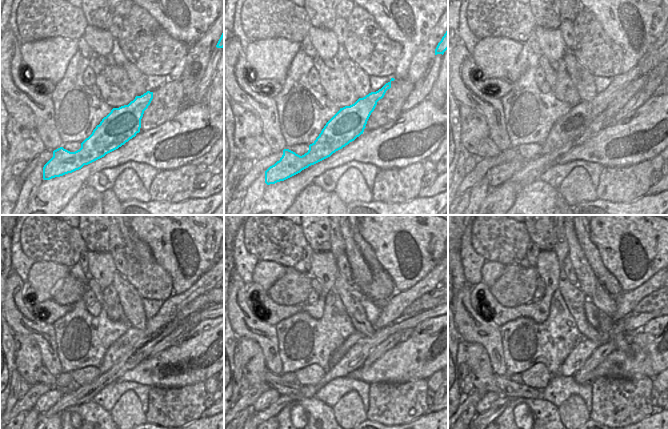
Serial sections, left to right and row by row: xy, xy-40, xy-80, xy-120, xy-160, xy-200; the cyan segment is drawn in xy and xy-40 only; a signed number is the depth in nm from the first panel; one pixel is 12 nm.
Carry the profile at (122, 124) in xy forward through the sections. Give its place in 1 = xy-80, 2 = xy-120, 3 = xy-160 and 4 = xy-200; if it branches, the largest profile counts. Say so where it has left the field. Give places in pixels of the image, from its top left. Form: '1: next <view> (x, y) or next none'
1: next xy-80 (571, 125)
2: next xy-120 (171, 307)
3: next xy-160 (399, 301)
4: next xy-200 (626, 301)

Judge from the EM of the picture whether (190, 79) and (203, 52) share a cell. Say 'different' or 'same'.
same

